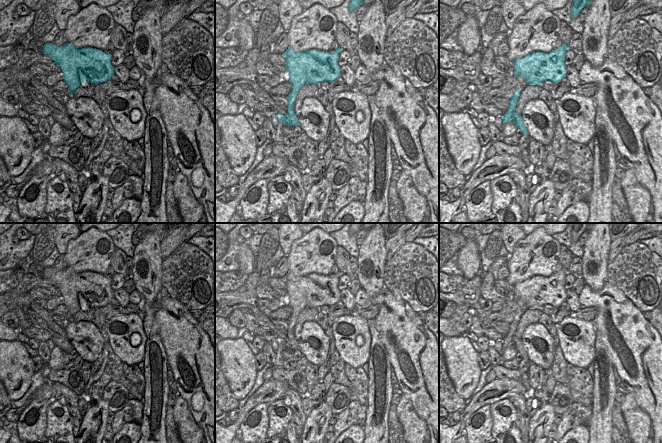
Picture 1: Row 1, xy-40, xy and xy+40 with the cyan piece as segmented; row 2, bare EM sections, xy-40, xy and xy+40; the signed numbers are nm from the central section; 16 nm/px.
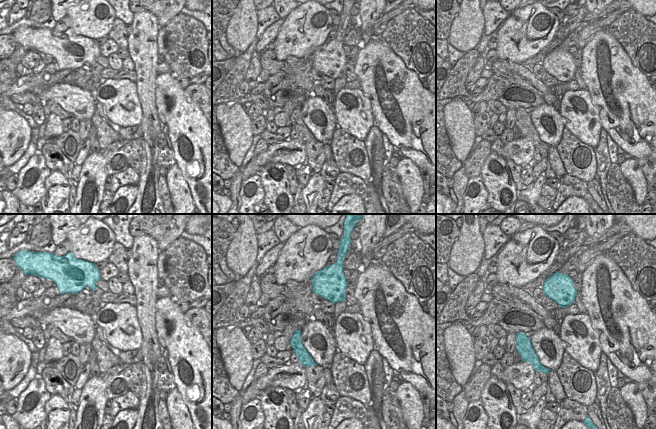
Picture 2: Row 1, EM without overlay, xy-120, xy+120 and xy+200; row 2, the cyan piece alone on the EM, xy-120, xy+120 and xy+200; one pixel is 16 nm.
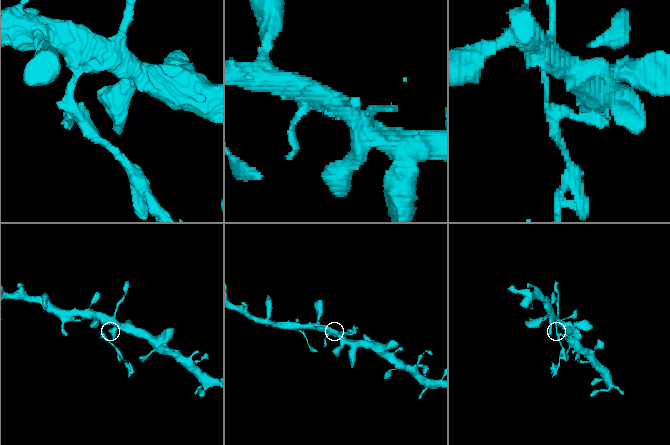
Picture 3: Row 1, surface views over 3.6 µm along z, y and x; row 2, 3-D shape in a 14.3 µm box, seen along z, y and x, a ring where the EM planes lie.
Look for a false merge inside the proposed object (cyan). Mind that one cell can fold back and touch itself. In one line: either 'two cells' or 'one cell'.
two cells

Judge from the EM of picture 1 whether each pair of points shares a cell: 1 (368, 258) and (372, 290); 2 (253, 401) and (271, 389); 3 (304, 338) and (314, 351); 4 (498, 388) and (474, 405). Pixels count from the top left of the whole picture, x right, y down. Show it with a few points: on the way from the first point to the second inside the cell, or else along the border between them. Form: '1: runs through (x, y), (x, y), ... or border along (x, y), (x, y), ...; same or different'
1: runs through (376, 265), (380, 269), (381, 277), (376, 282); same
2: runs through (257, 397), (267, 392); same
3: runs through (303, 341), (311, 348); same
4: runs through (494, 392), (480, 400); same

